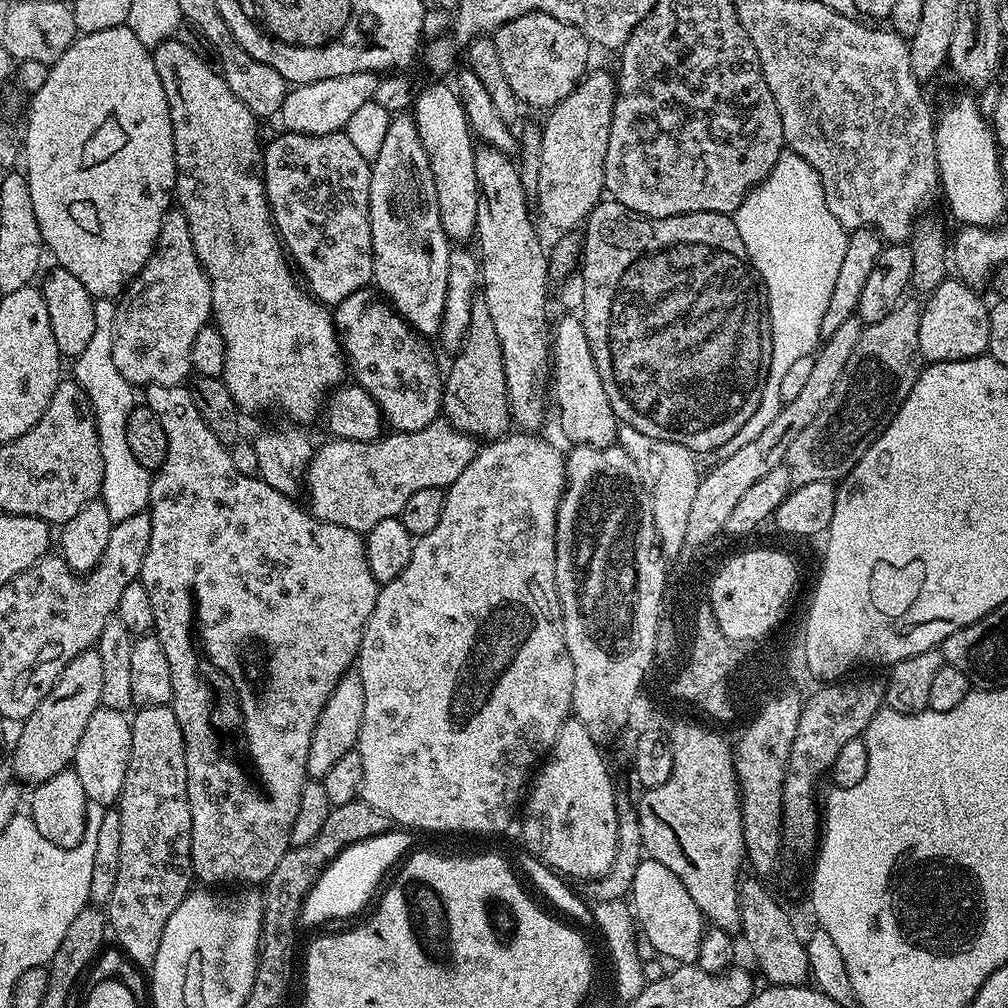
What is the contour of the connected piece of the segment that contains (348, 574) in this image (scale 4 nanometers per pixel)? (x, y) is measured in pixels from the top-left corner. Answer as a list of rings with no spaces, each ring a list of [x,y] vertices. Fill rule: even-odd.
[[[149,384],[143,389],[143,403],[150,409],[154,410],[154,414],[158,414],[158,422],[162,422],[162,430],[166,430],[166,462],[162,462],[160,468],[155,469],[152,477],[152,485],[150,486],[150,498],[148,499],[148,507],[146,509],[150,518],[150,546],[146,550],[146,558],[142,562],[142,570],[140,571],[139,583],[146,586],[146,594],[150,594],[150,606],[154,606],[154,634],[162,642],[162,650],[166,650],[166,659],[170,661],[170,678],[174,682],[174,690],[172,691],[172,702],[170,707],[176,712],[178,718],[178,726],[182,726],[182,738],[184,739],[184,749],[186,750],[186,778],[188,779],[188,797],[190,798],[190,814],[192,815],[192,870],[197,881],[205,880],[205,885],[220,886],[216,884],[232,884],[228,886],[260,886],[270,878],[270,874],[274,874],[274,866],[278,866],[278,862],[282,862],[282,858],[292,847],[290,842],[290,826],[294,826],[294,818],[298,815],[298,802],[302,802],[302,790],[306,781],[309,779],[306,770],[306,762],[303,760],[306,751],[305,738],[312,735],[312,727],[318,722],[318,714],[322,714],[322,706],[326,706],[326,702],[330,698],[330,694],[334,690],[334,686],[338,686],[338,682],[342,678],[342,674],[349,671],[357,663],[360,655],[360,643],[362,642],[362,634],[364,633],[364,623],[370,618],[370,614],[374,614],[374,602],[378,585],[374,574],[370,574],[370,562],[366,556],[366,546],[364,545],[364,536],[354,530],[346,530],[346,526],[334,526],[330,522],[320,520],[317,516],[313,516],[307,507],[295,504],[296,500],[291,496],[286,496],[278,490],[274,490],[273,486],[268,486],[260,476],[247,476],[241,474],[234,467],[231,451],[218,438],[214,438],[214,434],[210,430],[210,426],[206,426],[206,422],[201,418],[198,406],[194,406],[194,398],[191,391],[187,387],[175,384],[174,386],[158,386],[157,384]],[[271,708],[280,708],[280,717],[271,716],[268,711]],[[276,732],[276,740],[280,745],[272,744],[272,735]]]

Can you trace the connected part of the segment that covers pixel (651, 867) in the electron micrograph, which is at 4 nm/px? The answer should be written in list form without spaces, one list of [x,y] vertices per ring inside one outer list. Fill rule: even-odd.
[[[651,858],[641,860],[638,871],[634,873],[630,905],[643,939],[648,939],[656,951],[653,953],[664,958],[669,956],[676,960],[672,962],[680,964],[691,964],[695,961],[700,940],[706,931],[706,921],[694,898],[686,894],[686,886],[682,886],[682,882],[678,882],[678,878],[674,878],[674,874],[670,874],[670,870],[662,866],[662,862]]]

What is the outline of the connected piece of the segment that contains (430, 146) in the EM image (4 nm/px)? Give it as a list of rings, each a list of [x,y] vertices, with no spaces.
[[[432,82],[429,88],[415,93],[414,115],[422,146],[430,158],[430,170],[434,170],[434,190],[438,190],[438,214],[442,218],[442,230],[449,241],[473,239],[478,218],[478,178],[474,174],[476,148],[471,131],[466,130],[463,107],[458,106],[458,96],[444,82]]]

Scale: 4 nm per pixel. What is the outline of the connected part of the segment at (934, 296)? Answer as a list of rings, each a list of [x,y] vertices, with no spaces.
[[[946,278],[923,301],[918,326],[918,346],[925,361],[937,364],[951,360],[969,360],[985,355],[990,338],[989,305],[959,278]]]

